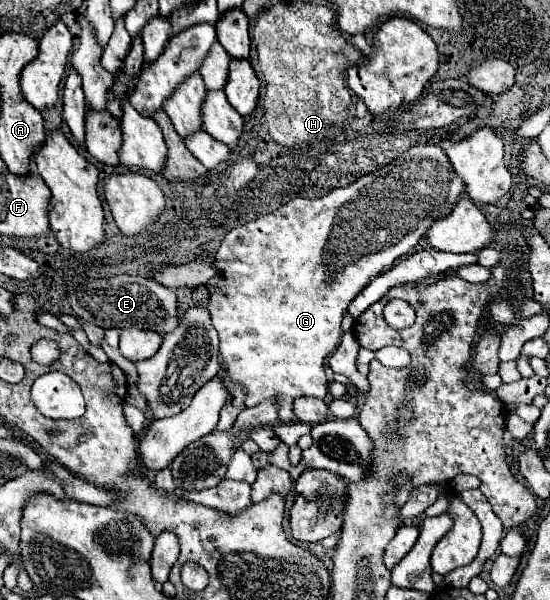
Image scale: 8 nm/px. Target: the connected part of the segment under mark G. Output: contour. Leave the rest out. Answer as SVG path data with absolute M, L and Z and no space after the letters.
M415 144L385 168L369 172L353 184L335 188L315 200L295 198L267 216L233 228L221 242L215 256L219 268L207 286L211 290L213 326L221 340L221 362L229 378L247 390L245 406L277 398L281 420L295 422L297 418L291 410L295 398L325 398L327 376L323 362L335 352L343 336L343 312L375 274L389 270L395 260L423 238L435 218L447 216L461 194L463 180L455 176L445 150L437 144Z

